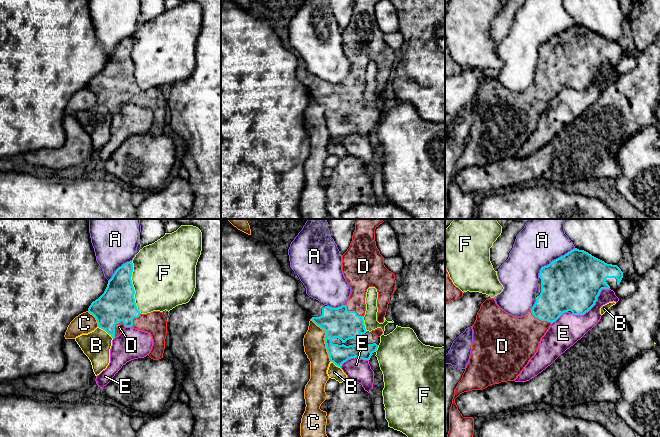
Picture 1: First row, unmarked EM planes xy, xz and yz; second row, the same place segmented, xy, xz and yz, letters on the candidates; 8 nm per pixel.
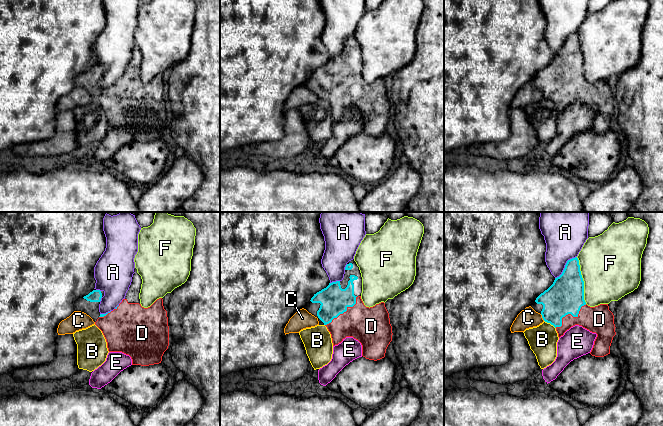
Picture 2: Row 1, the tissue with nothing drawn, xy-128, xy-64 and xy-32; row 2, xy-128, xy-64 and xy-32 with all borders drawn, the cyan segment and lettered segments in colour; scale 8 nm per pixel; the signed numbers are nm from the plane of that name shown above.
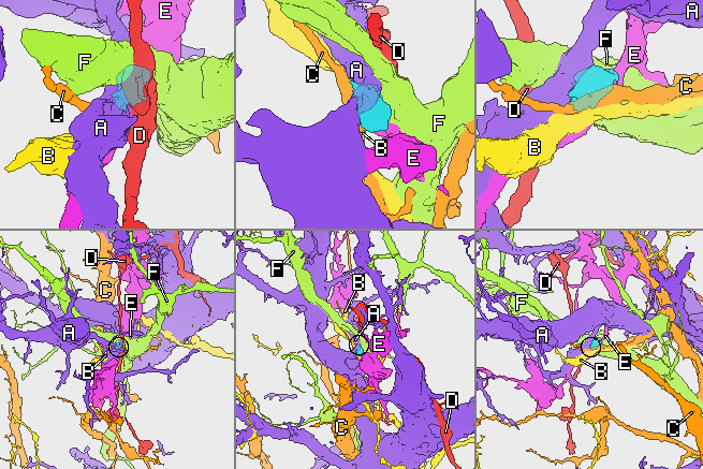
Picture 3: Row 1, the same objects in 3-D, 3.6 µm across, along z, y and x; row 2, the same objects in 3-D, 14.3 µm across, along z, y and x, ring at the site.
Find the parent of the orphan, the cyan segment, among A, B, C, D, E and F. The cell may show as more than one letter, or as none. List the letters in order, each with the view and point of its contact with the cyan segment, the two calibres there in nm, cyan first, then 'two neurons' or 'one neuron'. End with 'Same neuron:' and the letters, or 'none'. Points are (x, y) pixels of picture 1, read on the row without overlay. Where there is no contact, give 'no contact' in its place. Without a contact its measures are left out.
A: yz (554, 36) | 460/360 nm | two neurons
B: xy (105, 106) | 280/240 nm | two neurons
C: xz (324, 115) | 240/180 nm | two neurons
D: xy (114, 104) | 280/70 nm | one neuron
E: yz (593, 81) | 460/220 nm | two neurons
F: xy (133, 63) | 280/480 nm | two neurons
Same neuron: D

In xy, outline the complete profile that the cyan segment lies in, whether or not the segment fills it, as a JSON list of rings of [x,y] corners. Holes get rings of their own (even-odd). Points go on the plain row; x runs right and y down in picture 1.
[[[132,37],[119,43],[108,57],[104,69],[91,79],[88,88],[112,114],[119,112],[125,103],[151,110],[153,122],[148,132],[153,136],[163,134],[167,111],[167,96],[163,88],[141,90],[135,79],[135,66],[131,52]]]

